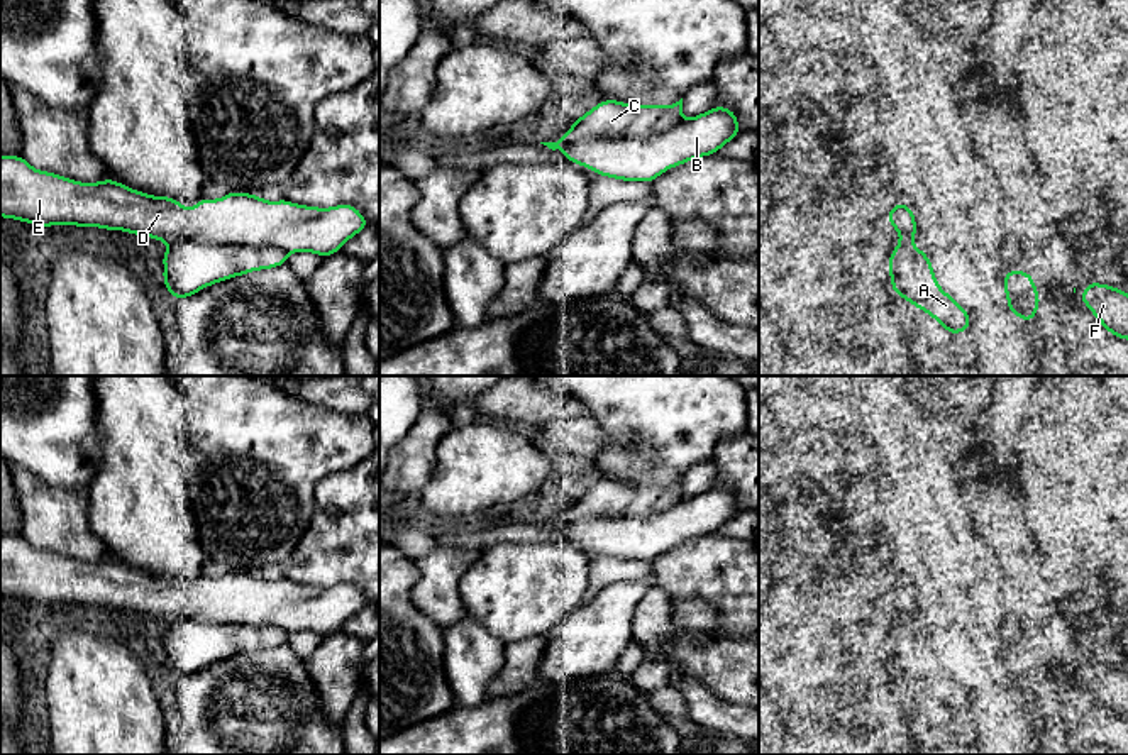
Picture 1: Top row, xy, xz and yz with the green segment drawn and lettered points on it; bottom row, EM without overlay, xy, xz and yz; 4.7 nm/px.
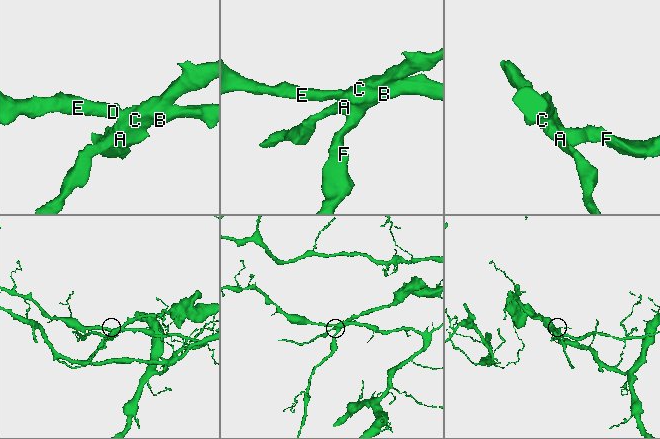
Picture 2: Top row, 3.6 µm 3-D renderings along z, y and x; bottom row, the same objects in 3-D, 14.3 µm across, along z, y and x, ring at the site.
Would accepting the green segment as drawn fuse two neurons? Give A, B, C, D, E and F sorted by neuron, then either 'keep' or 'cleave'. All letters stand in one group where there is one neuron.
A C F / B D E | cleave

